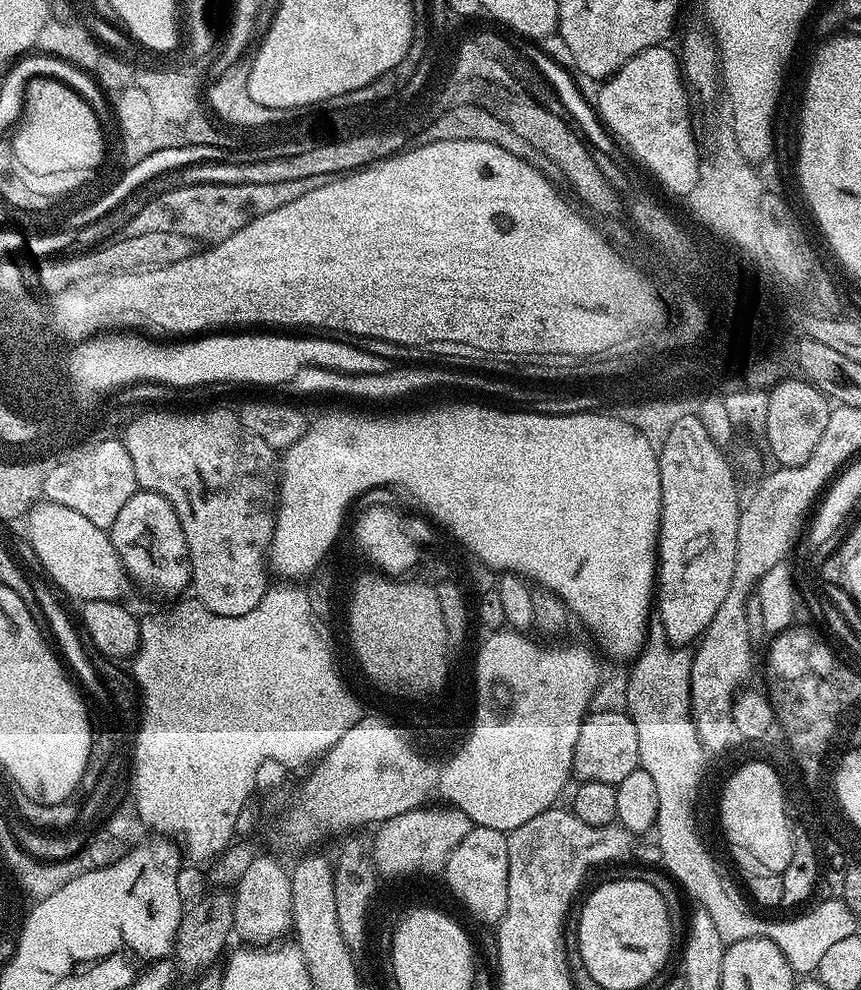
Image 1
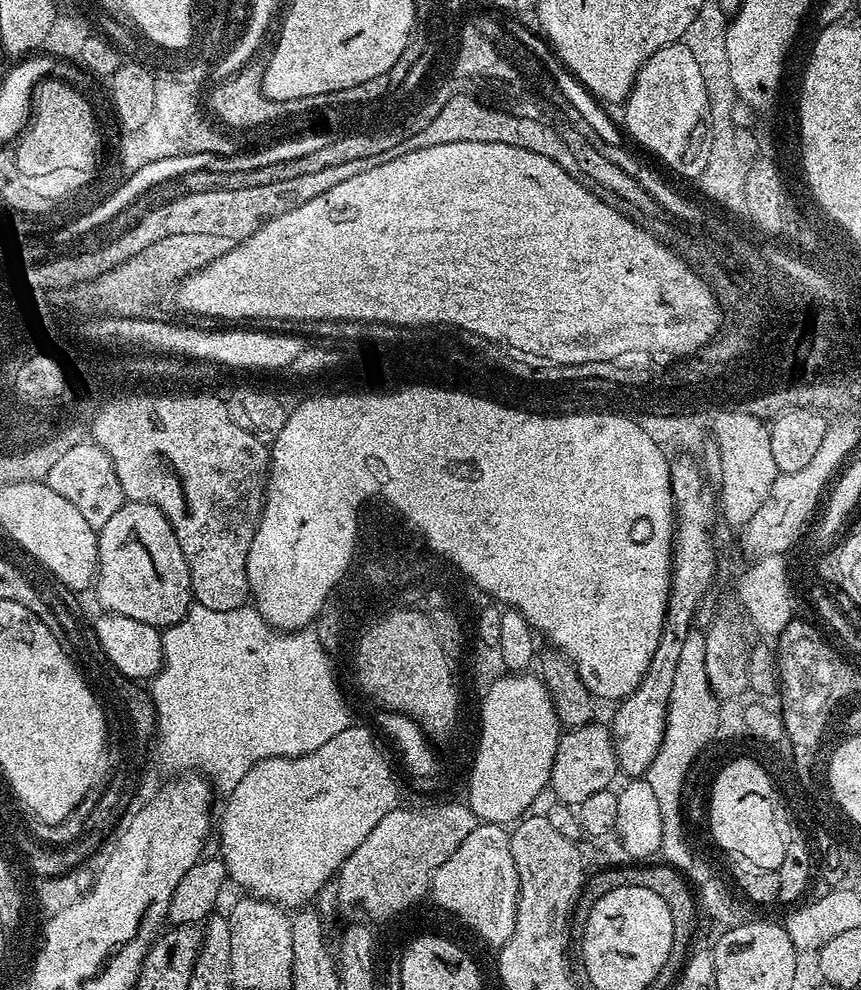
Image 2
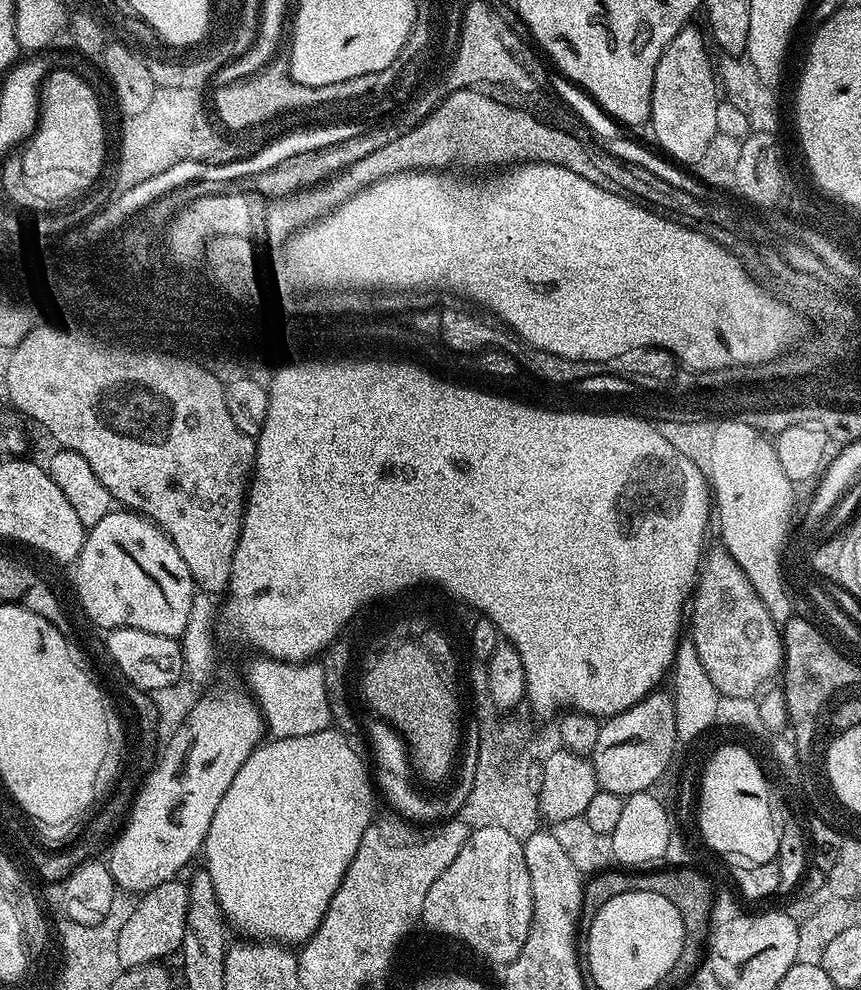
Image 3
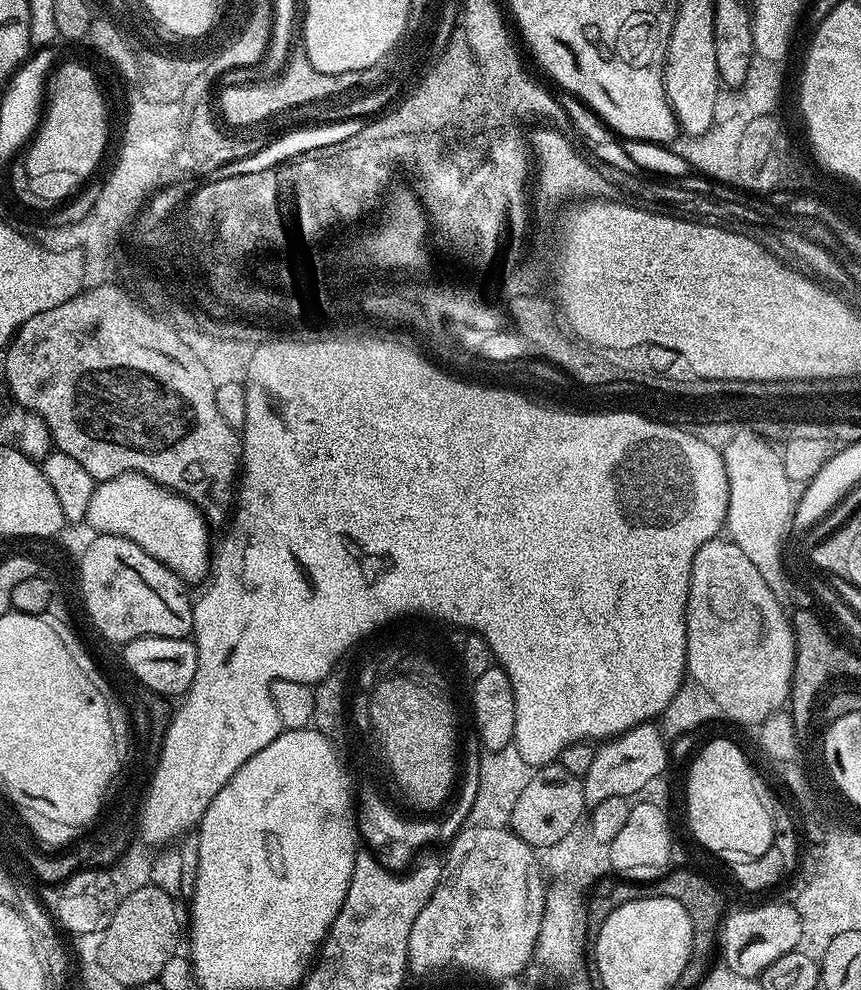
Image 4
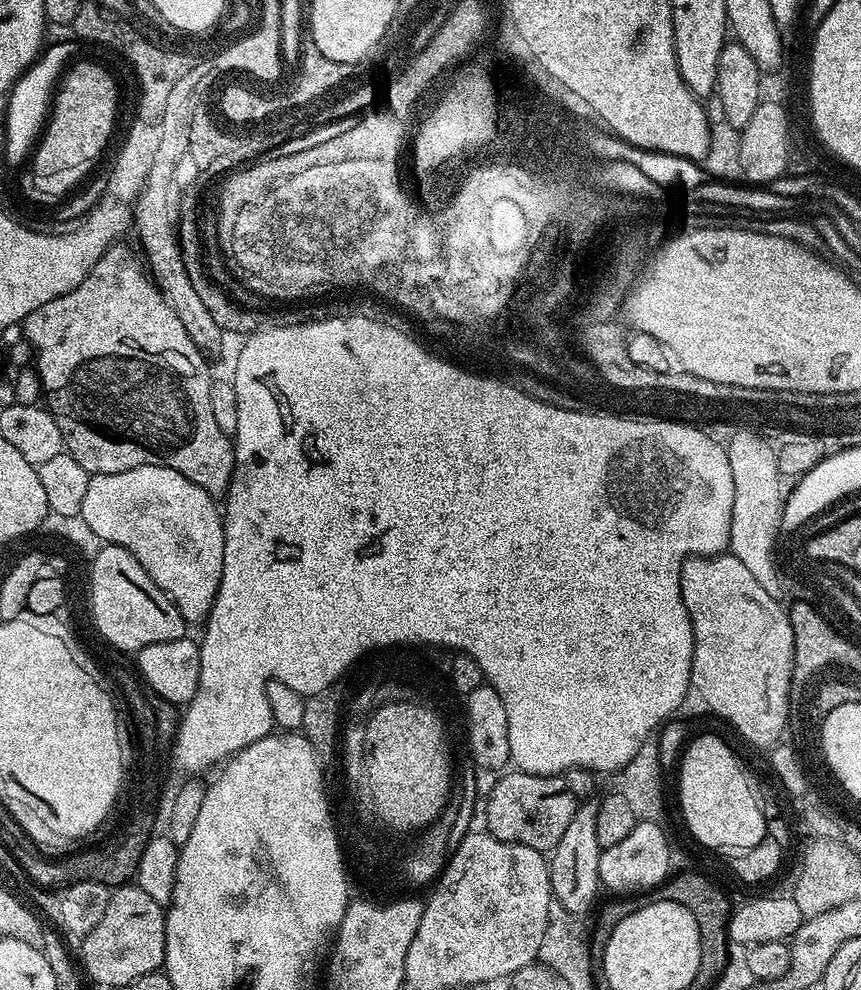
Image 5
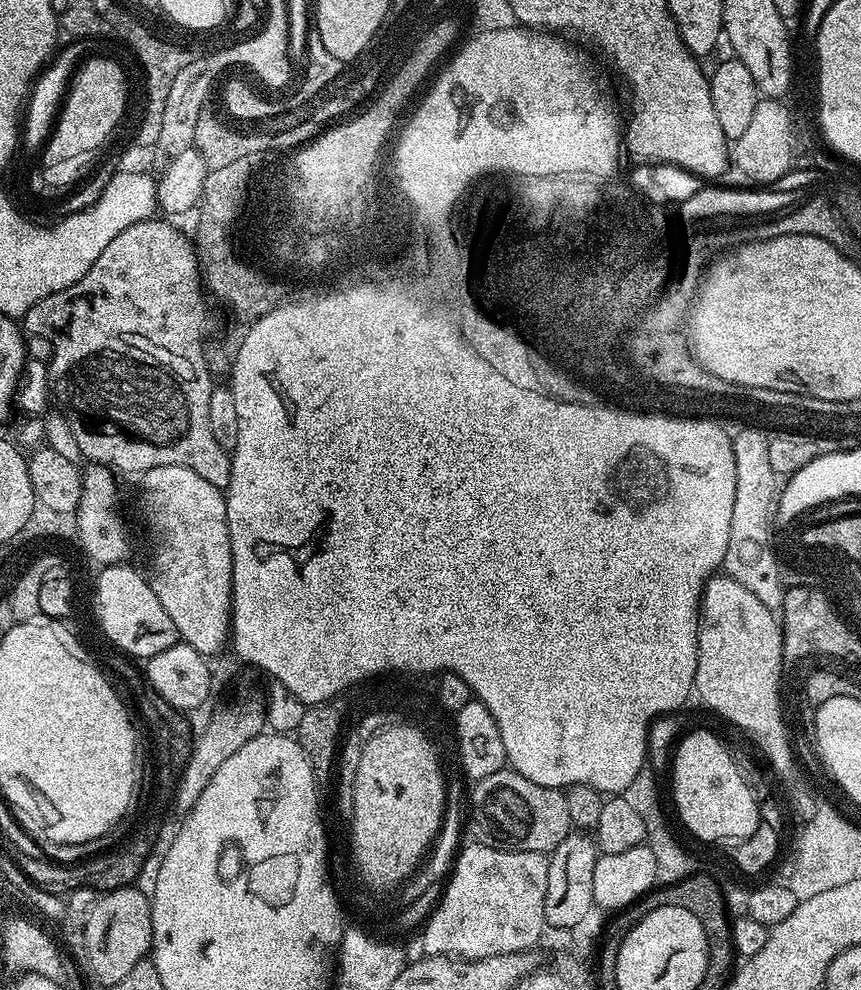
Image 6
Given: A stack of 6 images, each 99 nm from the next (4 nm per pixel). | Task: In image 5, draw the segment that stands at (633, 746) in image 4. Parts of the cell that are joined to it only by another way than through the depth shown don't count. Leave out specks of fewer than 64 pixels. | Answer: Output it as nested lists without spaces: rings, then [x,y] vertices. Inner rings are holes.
[[[584,802],[579,805],[562,838],[558,838],[556,847],[550,856],[550,875],[552,878],[552,895],[555,903],[565,912],[573,914],[591,913],[597,903],[596,891],[601,891],[598,874],[598,858],[602,851],[598,834],[594,827],[598,823],[596,804]],[[596,900],[596,901],[595,901]],[[592,903],[593,908],[592,908]],[[592,908],[592,909],[591,909]]]

